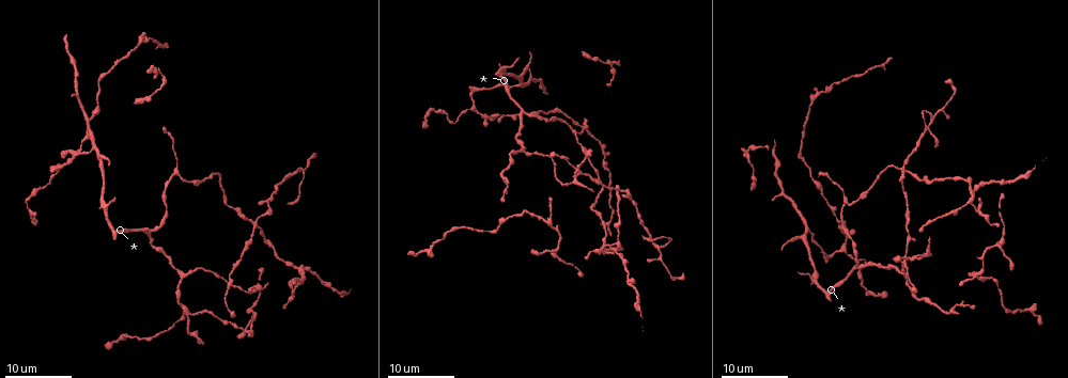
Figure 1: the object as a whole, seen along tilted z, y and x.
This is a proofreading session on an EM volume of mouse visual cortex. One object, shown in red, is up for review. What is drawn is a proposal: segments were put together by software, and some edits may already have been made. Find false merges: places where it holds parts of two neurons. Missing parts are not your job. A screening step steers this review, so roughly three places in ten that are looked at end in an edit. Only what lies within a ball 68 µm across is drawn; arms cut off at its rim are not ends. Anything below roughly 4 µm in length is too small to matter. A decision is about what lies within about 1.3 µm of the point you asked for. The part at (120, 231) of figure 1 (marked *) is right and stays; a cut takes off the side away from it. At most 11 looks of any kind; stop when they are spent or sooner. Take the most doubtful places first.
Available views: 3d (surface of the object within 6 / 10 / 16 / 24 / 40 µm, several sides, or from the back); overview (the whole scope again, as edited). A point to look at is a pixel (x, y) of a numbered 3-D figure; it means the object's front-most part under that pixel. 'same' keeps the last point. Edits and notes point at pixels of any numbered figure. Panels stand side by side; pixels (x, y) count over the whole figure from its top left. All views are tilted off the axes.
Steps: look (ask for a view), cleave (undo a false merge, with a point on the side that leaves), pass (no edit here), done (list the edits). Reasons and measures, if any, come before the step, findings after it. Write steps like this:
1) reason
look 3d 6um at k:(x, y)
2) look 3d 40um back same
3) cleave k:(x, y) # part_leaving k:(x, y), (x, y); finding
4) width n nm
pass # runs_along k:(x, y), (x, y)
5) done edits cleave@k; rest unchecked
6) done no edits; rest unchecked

three arms meet
look 3d 16um at 1:(934, 115)

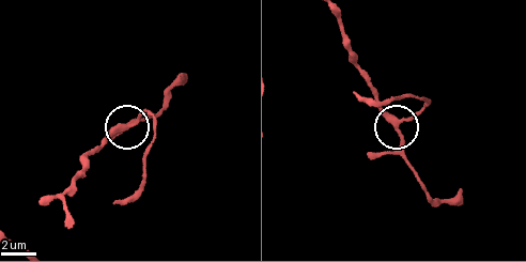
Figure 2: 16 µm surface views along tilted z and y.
zoom in
look 3d 10um at 2:(126, 127)

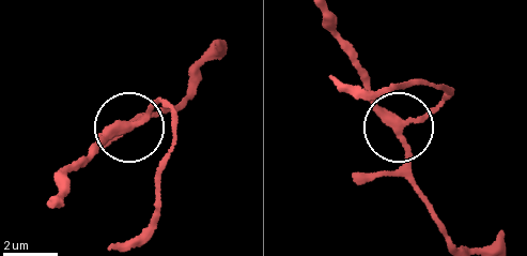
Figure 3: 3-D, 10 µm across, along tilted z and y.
pass # runs_along 3:(324, 11), (374, 105), (401, 137), (419, 194); all the same neuron

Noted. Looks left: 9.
three arms meet
look 3d 24um at 1:(976, 188)

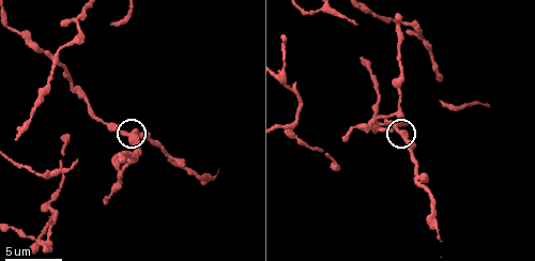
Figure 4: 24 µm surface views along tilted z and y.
look 3d 10um at 4:(403, 130)

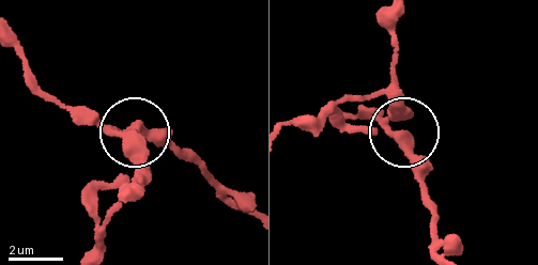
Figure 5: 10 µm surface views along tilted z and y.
pass # continuous, no second neuron

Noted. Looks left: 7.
look 3d 24um at 1:(177, 171)

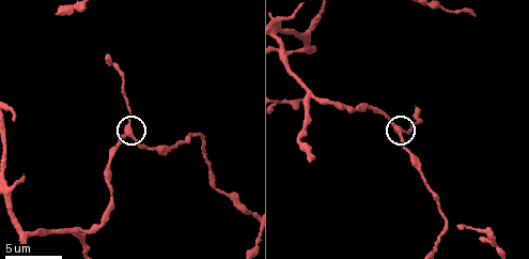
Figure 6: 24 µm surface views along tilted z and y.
look 3d 6um at 6:(131, 134)

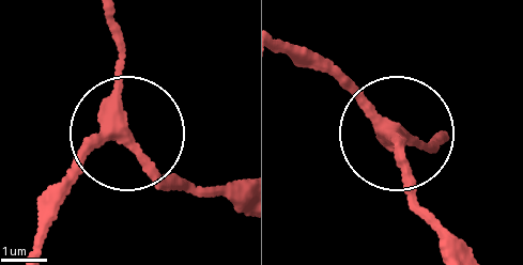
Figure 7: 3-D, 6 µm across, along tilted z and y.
width 290 nm
pass # runs_along 7:(37, 247), (45, 201), (122, 129), (116, 28); one neuron here

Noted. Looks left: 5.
three-way junction
look 3d 10um at 6:(79, 230)

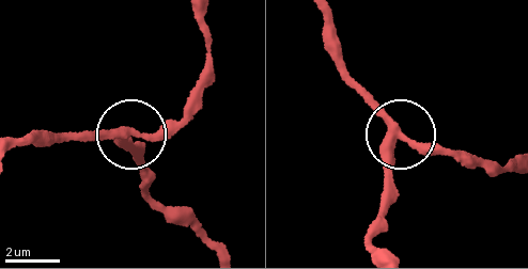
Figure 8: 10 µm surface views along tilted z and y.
look 3d 10um back at 8:(396, 134)

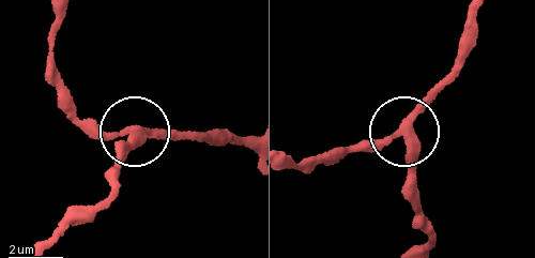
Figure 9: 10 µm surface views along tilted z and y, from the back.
width 340 nm
pass # runs_along 9:(476, 14), (467, 47), (403, 138), (410, 199); one neuron here

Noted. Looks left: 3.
three-way junction
look 3d 6um at 6:(493, 244)

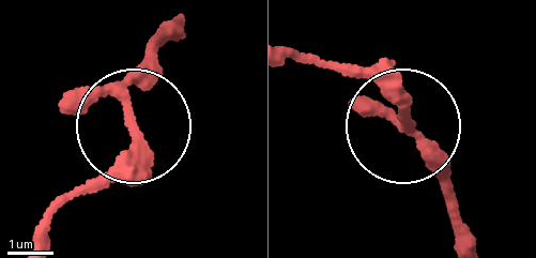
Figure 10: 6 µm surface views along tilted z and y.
arms 3
pass # runs_along 10:(44, 234), (128, 155), (128, 76), (161, 27); all the same neuron

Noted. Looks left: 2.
done no edits; rest unchecked

